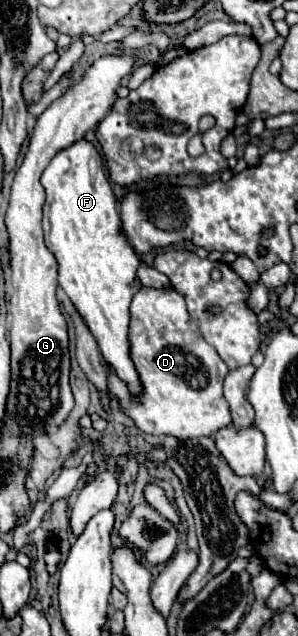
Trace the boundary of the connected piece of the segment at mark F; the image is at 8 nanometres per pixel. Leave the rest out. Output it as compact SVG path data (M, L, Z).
M87 140L75 142L49 162L41 184L47 192L43 208L45 244L59 262L59 286L91 330L107 366L127 384L129 394L137 398L143 386L131 360L129 304L137 290L141 290L137 278L141 262L121 230L117 200L103 172L99 152Z

